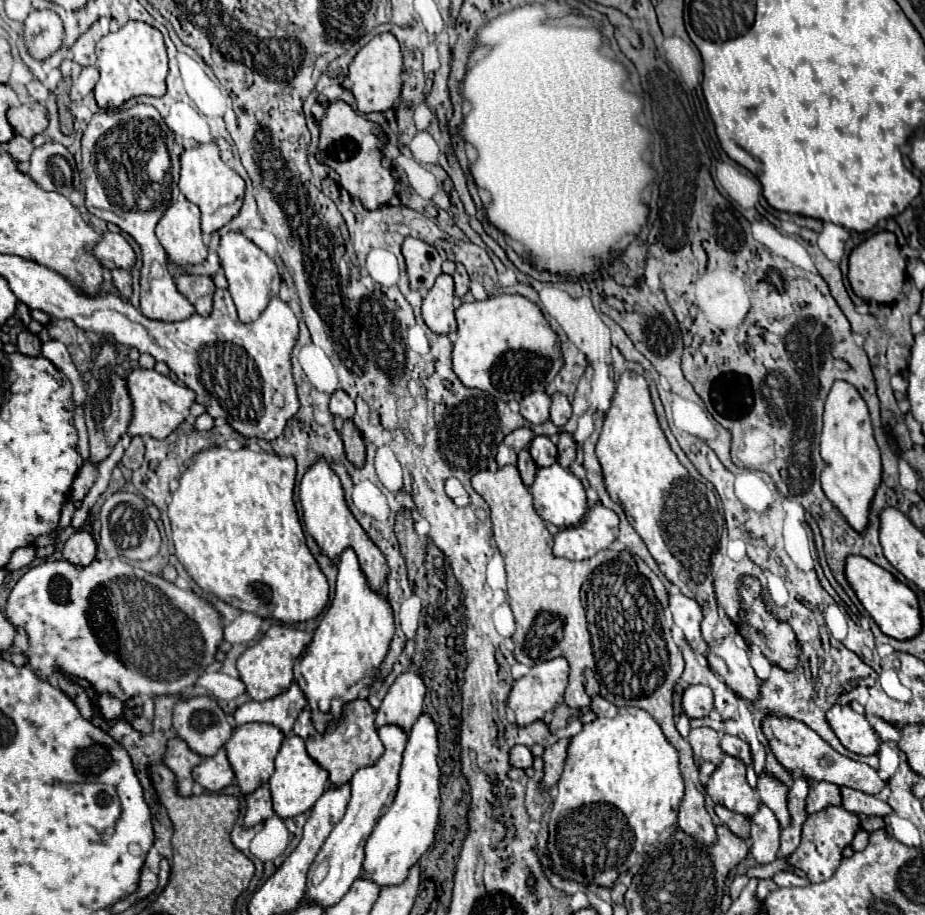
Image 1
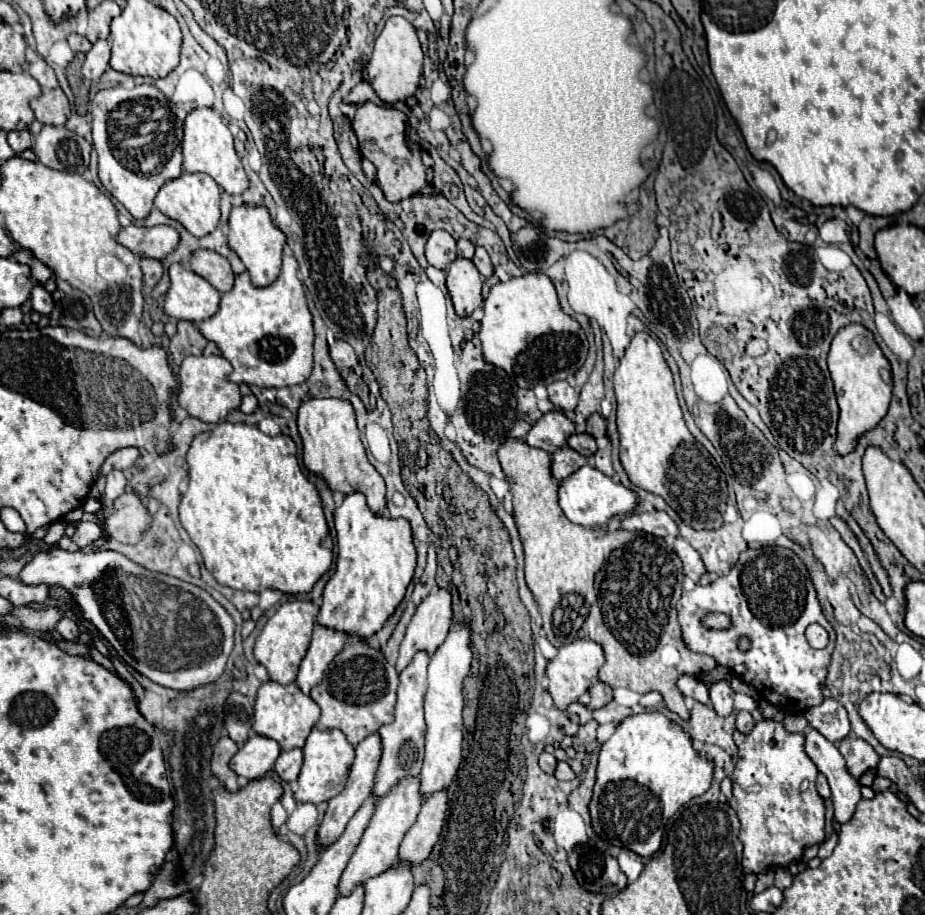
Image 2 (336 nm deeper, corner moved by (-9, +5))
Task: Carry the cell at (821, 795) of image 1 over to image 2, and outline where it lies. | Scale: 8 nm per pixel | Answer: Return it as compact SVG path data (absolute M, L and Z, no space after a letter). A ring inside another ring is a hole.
M845 737L839 743L839 751L843 753L847 769L855 779L859 779L867 769L877 767L879 763L879 755L875 753L875 749L865 739L859 737Z

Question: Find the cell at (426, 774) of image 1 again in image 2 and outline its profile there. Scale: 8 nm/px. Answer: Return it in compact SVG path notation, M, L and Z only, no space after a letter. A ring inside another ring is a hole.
M453 621L445 641L437 647L429 661L429 691L425 697L425 759L421 769L421 793L423 797L447 787L461 765L463 751L463 681L471 669L471 627L467 621Z

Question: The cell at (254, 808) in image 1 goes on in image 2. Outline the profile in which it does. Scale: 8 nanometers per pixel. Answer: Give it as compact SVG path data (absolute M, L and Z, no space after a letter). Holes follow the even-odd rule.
M303 749L283 751L275 763L275 771L283 781L295 781L303 765Z

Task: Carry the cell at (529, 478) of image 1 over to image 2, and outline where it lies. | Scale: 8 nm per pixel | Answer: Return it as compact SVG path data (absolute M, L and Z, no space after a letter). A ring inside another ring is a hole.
M563 447L557 453L553 453L551 471L553 471L553 477L557 481L563 481L569 475L573 475L577 469L581 469L583 465L587 465L587 457L585 455L579 455L571 447Z

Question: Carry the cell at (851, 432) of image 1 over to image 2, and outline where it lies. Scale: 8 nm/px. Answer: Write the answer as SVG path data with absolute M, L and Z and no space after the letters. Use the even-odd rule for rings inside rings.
M849 323L847 327L841 327L837 331L829 349L829 371L841 409L835 447L841 455L845 455L855 447L857 437L875 427L875 423L879 423L887 413L893 389L893 375L891 365L877 345L873 333L861 323Z

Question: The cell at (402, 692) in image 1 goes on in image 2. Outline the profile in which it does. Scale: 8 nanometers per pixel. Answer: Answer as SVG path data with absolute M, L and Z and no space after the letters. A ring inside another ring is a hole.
M447 589L431 591L417 605L413 619L407 625L407 633L399 649L397 671L403 671L403 667L407 667L415 651L427 651L429 655L433 655L435 647L439 647L439 643L443 643L443 639L447 637L451 621L451 593Z

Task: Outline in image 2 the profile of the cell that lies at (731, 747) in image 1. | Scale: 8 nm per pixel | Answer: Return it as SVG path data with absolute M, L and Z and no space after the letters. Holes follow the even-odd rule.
M739 711L739 713L737 713L737 729L739 729L739 731L747 733L747 731L751 731L753 725L755 725L755 721L753 721L753 717L751 717L749 711Z

